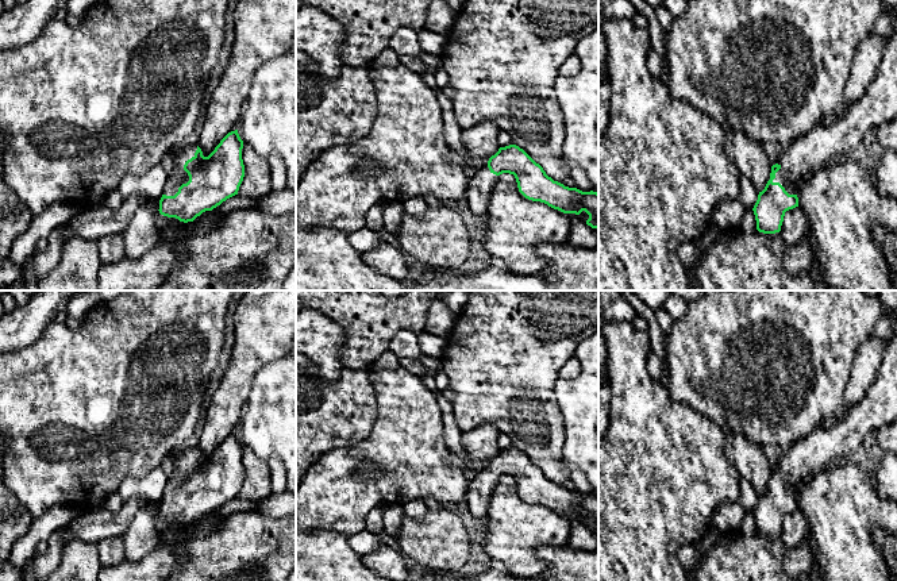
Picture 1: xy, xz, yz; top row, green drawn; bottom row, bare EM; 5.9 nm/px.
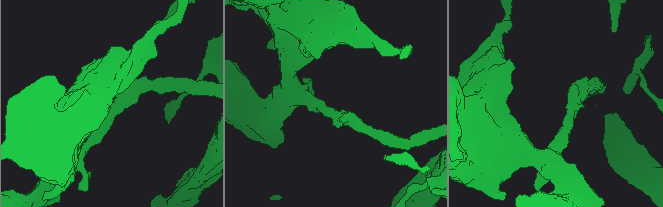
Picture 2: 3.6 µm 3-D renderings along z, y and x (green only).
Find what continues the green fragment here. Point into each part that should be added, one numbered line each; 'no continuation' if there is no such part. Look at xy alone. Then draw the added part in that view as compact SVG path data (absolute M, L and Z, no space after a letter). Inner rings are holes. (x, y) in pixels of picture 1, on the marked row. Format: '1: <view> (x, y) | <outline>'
1: xy (177, 176) | M197 143L184 145L177 154L170 157L172 165L169 166L163 195L174 196L178 192L178 188L189 181L184 165L188 159L195 157L197 146Z

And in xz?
1: xz (481, 183) | M488 165L470 173L466 200L471 213L477 218L486 218L490 195L494 189L498 176L493 174Z

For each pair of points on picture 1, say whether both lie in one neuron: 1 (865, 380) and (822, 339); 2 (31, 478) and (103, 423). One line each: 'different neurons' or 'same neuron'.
1: different neurons
2: same neuron

